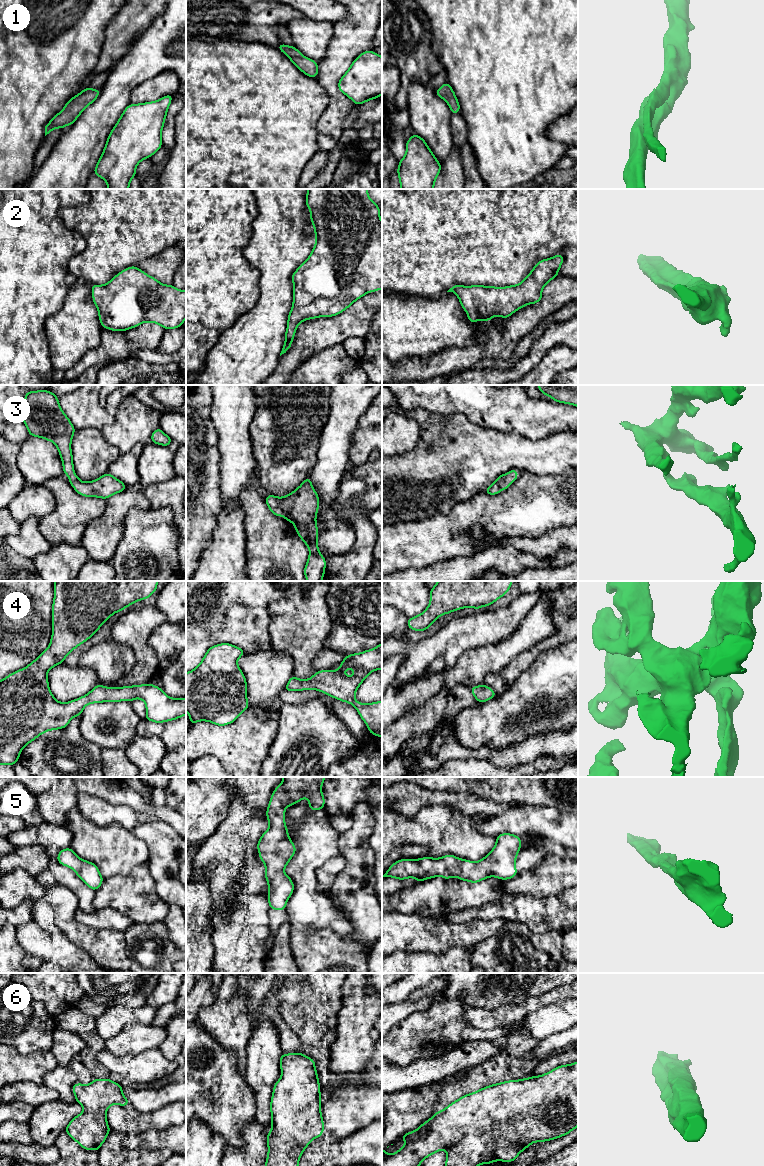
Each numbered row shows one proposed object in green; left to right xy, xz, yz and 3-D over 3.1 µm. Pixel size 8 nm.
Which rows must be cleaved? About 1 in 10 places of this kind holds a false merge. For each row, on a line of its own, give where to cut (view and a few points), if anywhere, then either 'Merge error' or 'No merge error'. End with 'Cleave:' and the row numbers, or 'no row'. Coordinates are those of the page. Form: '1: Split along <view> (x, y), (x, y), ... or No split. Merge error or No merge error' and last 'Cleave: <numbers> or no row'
1: No split. No merge error
2: No split. No merge error
3: No split. No merge error
4: No split. No merge error
5: No split. No merge error
6: No split. No merge error
Cleave: no row

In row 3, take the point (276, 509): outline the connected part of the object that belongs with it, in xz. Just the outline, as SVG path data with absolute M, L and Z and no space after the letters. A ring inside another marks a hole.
M309 476L292 493L285 497L269 494L265 498L272 514L281 515L294 524L298 536L309 549L309 557L304 568L307 581L322 581L326 559L317 546L318 528L316 515L319 509L319 496L313 489Z

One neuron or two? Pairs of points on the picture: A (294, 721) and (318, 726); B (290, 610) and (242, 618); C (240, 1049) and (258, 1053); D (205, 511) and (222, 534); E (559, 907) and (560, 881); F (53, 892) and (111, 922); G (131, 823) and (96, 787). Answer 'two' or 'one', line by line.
A: one
B: two
C: two
D: two
E: two
F: two
G: two

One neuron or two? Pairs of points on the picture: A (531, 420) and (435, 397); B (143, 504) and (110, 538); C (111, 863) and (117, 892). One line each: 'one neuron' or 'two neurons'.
A: one neuron
B: one neuron
C: two neurons

